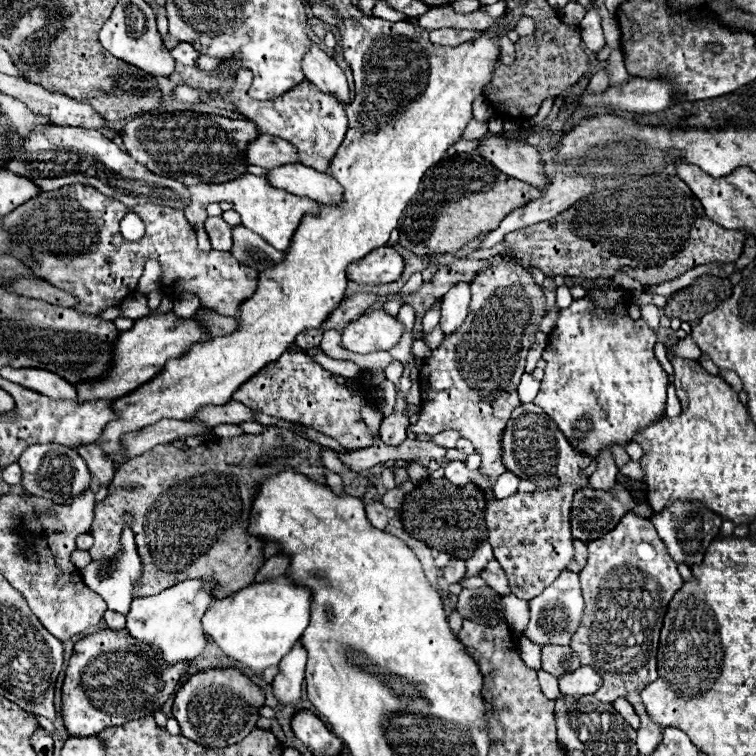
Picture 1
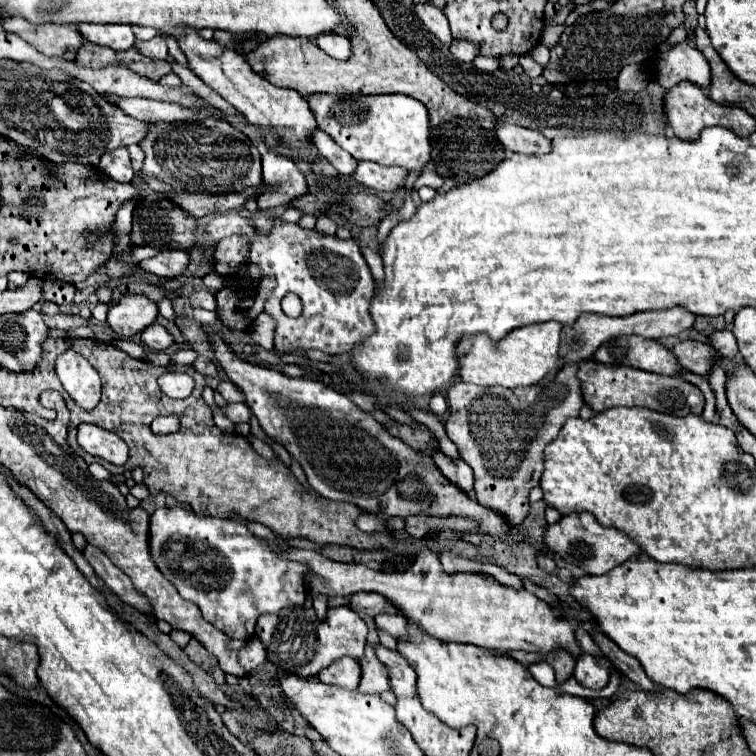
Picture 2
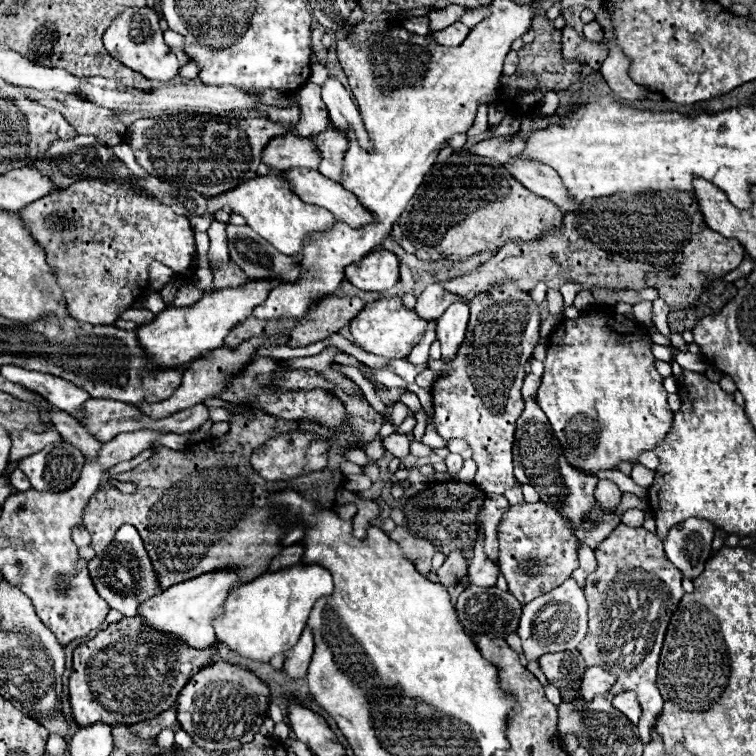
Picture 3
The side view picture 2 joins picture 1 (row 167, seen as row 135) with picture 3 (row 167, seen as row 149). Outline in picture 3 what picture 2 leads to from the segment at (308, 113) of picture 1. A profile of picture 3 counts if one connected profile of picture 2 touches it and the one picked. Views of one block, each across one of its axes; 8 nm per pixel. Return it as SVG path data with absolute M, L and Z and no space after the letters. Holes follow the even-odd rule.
M330 122L324 132L312 134L312 136L308 136L308 140L314 142L314 146L316 146L318 152L320 152L318 172L324 174L326 178L334 180L334 182L340 182L342 160L344 160L346 148L348 148L346 134Z

